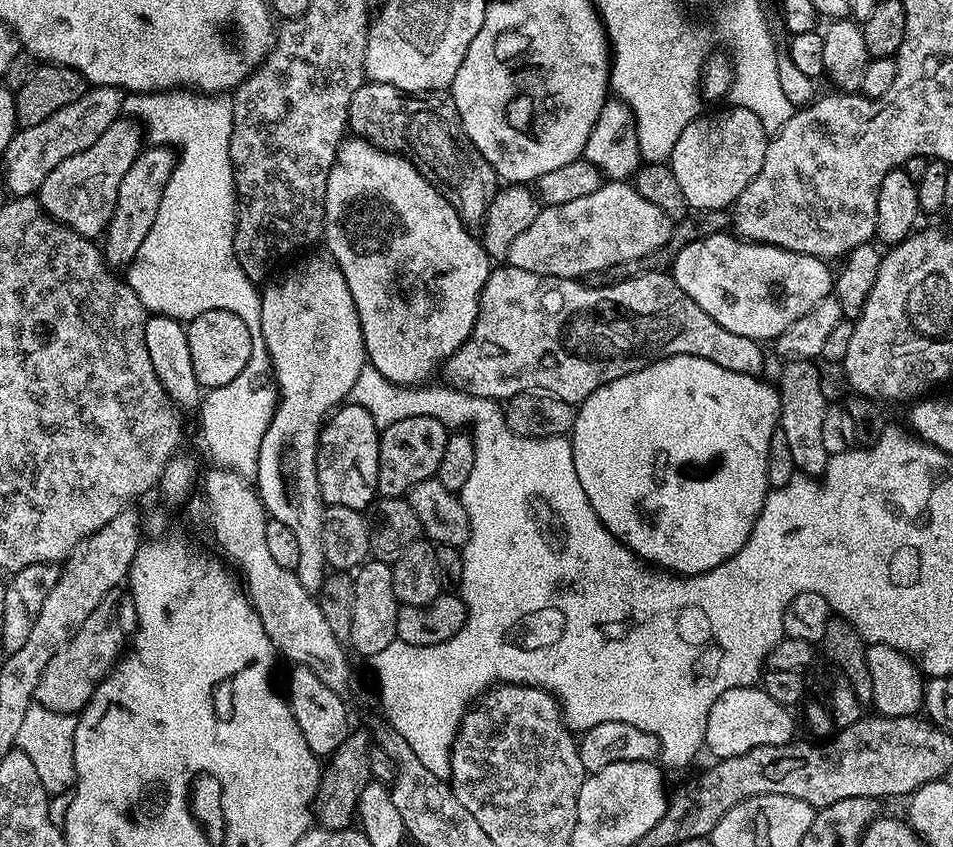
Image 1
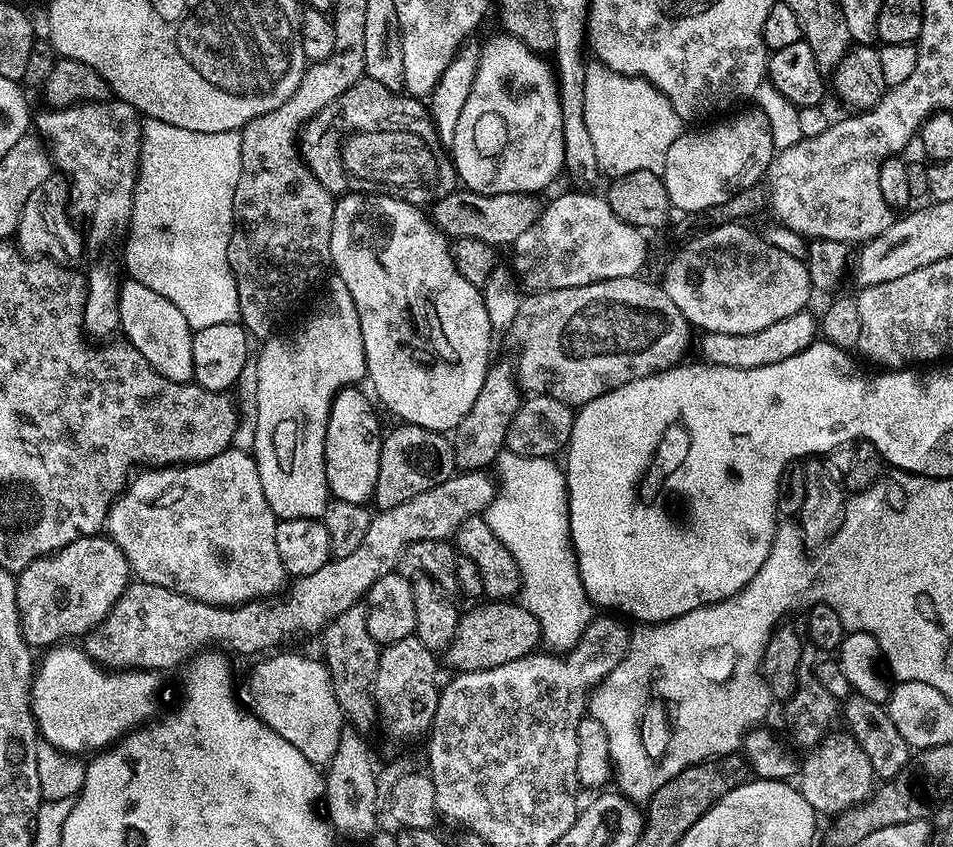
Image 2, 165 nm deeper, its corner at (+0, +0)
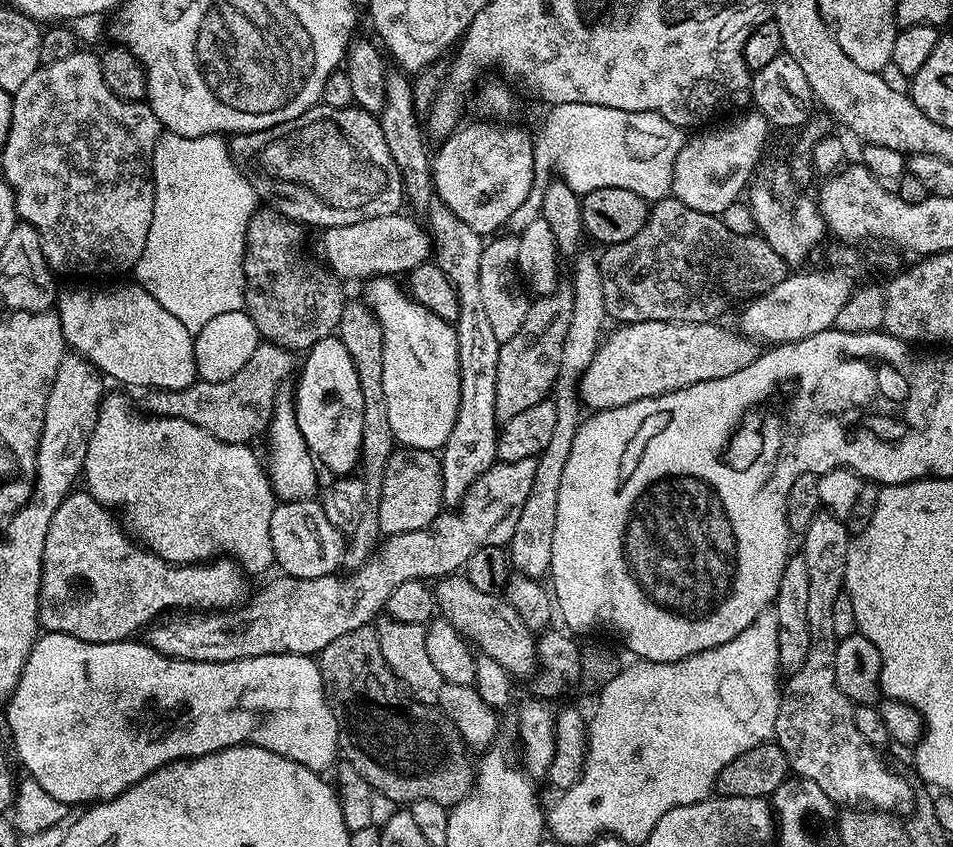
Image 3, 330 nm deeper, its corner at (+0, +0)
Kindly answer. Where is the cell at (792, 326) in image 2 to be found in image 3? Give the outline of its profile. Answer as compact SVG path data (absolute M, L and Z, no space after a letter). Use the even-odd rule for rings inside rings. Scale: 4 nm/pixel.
M638 322L617 327L617 332L609 331L580 376L578 395L581 405L592 412L626 406L698 382L730 378L732 374L738 374L738 370L750 366L750 362L760 359L762 348L757 341L735 331L732 333L722 325L720 322Z

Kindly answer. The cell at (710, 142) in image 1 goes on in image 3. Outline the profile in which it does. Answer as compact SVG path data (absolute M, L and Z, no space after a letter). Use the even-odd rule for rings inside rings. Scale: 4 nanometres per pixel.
M744 110L733 116L736 116L733 120L717 128L709 127L689 135L672 171L672 196L686 206L711 216L724 214L739 196L741 199L756 165L765 155L764 143L770 133L768 119L761 112Z

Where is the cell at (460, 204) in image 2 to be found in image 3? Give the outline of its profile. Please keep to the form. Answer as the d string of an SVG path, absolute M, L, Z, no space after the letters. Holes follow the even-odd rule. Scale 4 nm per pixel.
M403 211L394 214L386 214L382 218L366 218L366 222L354 222L348 226L338 226L337 228L323 229L320 240L320 252L323 263L345 282L351 280L367 281L374 276L386 276L391 274L407 274L414 271L418 265L425 263L433 255L434 240L426 231L425 225L415 220L417 217L404 216Z

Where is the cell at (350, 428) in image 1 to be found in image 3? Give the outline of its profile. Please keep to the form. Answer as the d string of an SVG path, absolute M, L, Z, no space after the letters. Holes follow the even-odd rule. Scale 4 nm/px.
M333 334L322 338L314 347L307 349L304 365L299 365L295 377L294 399L296 402L296 421L306 438L306 446L321 465L332 471L333 477L346 476L357 471L360 464L360 447L362 446L362 386L358 382L358 370L350 350L340 341L339 335Z

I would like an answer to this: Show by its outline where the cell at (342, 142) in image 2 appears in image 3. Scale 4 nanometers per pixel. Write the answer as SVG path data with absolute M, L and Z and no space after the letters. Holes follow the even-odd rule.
M323 102L316 104L310 110L301 112L298 118L287 120L281 124L276 124L272 128L263 128L257 132L237 132L228 140L228 153L232 156L232 161L240 167L244 176L252 183L252 189L256 191L257 197L272 196L271 203L275 211L281 212L284 216L289 216L291 220L303 222L305 225L317 224L320 230L326 228L337 228L338 226L348 226L354 222L366 222L366 218L382 218L386 214L394 214L401 211L406 204L406 193L402 174L390 154L390 146L386 146L384 135L379 123L368 124L370 114L365 108L349 106L346 108L335 108Z

